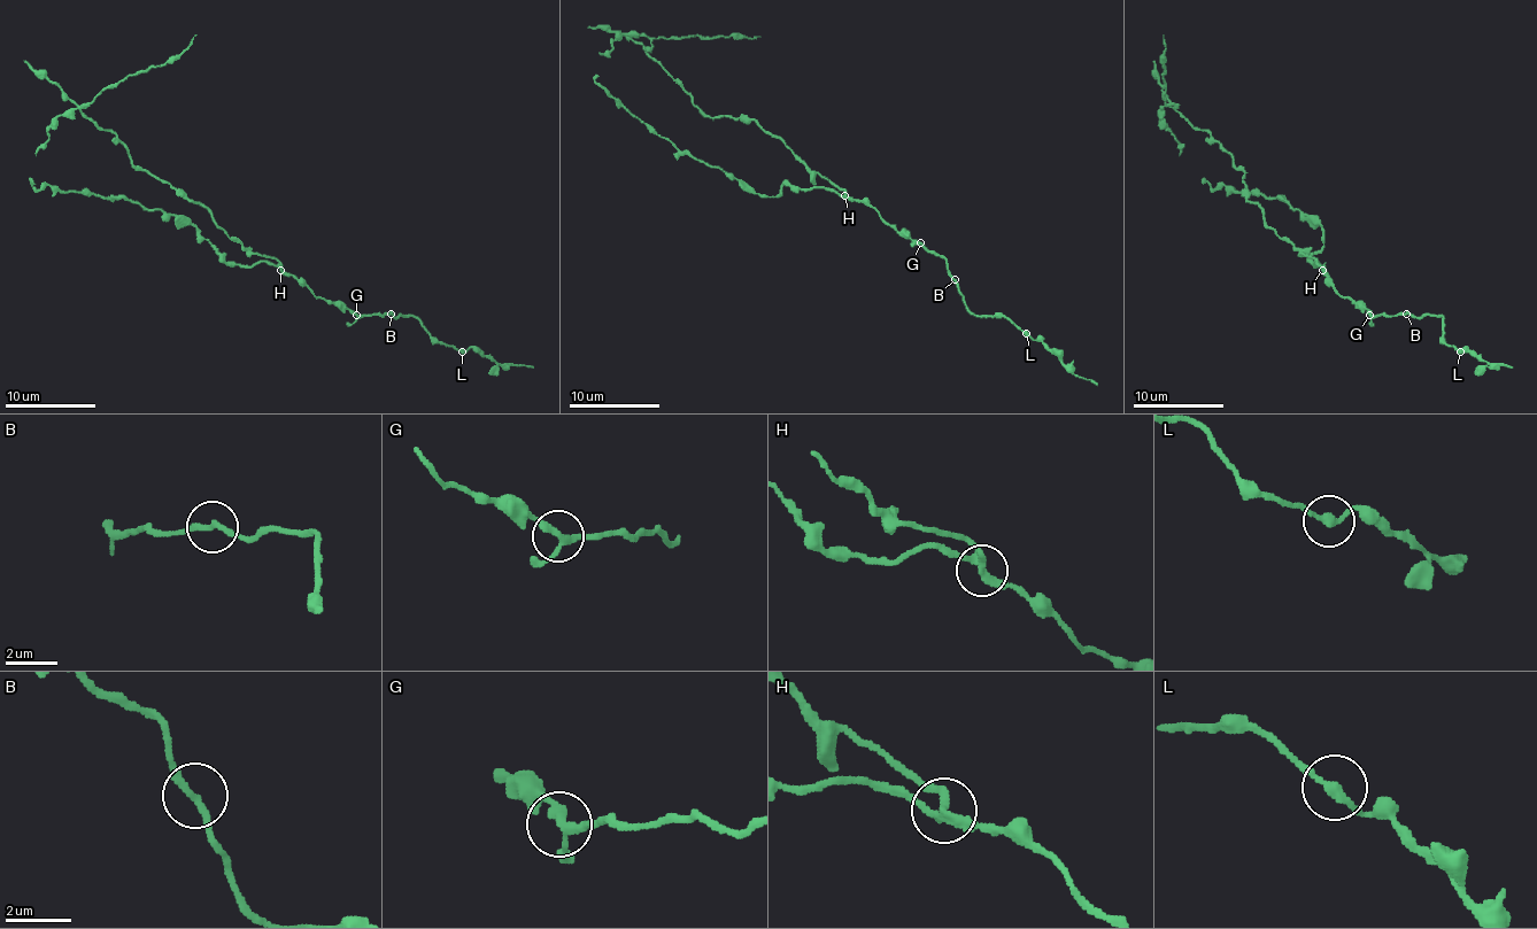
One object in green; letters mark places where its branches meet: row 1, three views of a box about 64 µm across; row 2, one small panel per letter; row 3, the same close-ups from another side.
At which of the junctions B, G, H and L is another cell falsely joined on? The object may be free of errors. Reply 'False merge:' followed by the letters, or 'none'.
False merge: H

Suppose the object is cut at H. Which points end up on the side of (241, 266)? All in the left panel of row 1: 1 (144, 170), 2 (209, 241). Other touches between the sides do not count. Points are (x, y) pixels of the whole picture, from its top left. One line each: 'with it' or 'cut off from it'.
1: cut off from it
2: with it

